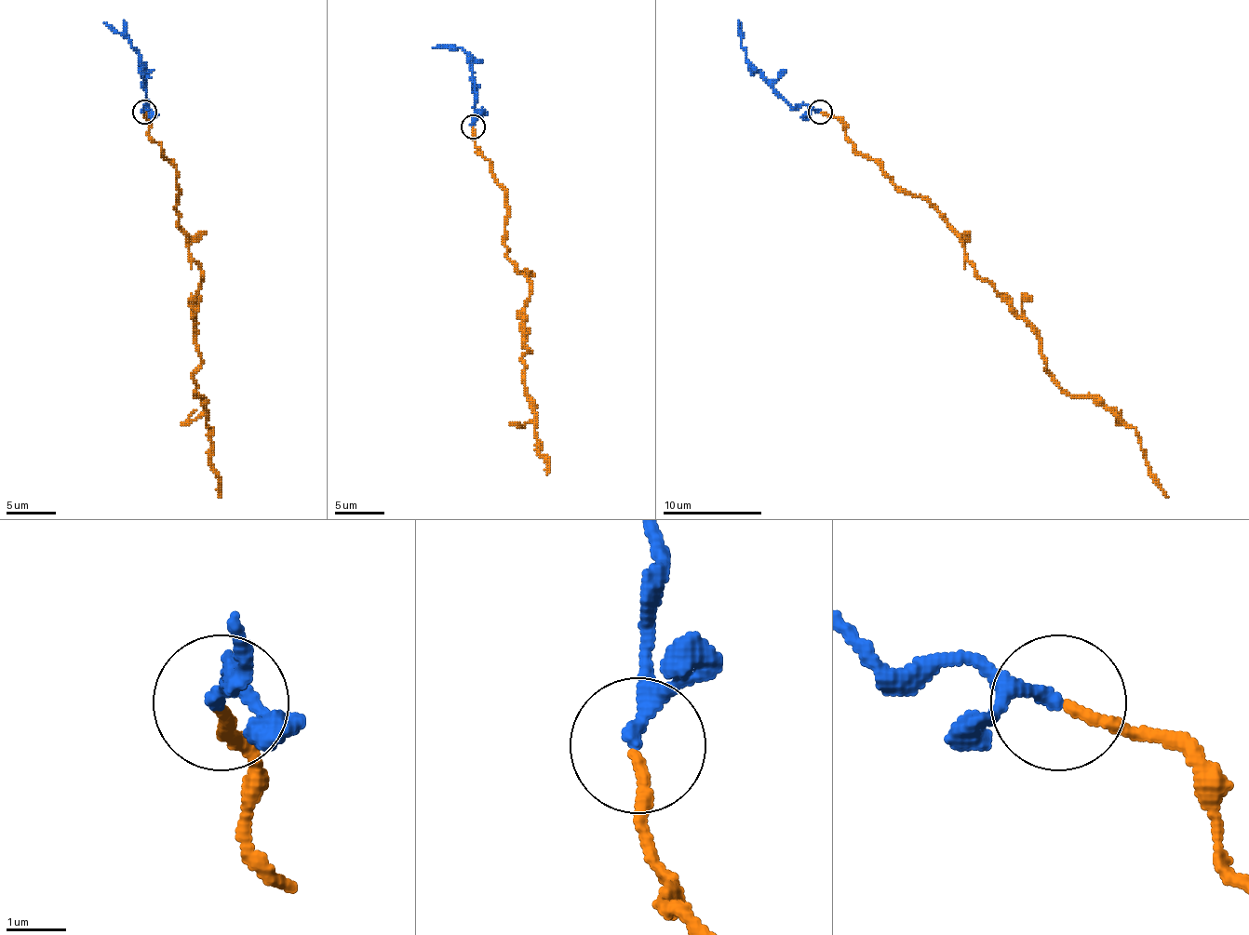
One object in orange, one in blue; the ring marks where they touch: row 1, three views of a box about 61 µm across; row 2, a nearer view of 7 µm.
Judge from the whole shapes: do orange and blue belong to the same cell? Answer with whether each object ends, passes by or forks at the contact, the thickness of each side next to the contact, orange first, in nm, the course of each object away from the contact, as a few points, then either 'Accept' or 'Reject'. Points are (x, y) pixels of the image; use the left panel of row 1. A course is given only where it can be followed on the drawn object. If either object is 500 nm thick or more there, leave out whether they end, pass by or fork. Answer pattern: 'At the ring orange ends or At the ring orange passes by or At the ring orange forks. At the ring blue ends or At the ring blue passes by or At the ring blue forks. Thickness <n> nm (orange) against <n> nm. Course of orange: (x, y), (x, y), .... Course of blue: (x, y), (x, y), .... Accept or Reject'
At the ring orange ends. At the ring blue passes by. Thickness 180 nm (orange) against 170 nm. Course of orange: (143, 113), (151, 137), (176, 172), (179, 229), (201, 269), (201, 363), (194, 382), (218, 497). Course of blue: (143, 113), (146, 105), (143, 62), (131, 43), (104, 23). Accept

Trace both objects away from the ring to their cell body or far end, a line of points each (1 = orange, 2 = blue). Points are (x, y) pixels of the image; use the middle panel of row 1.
1: (472, 127), (475, 144), (504, 189), (507, 256), (530, 281), (524, 395), (546, 474)
2: (472, 127), (475, 113), (472, 58), (460, 47), (433, 47)

